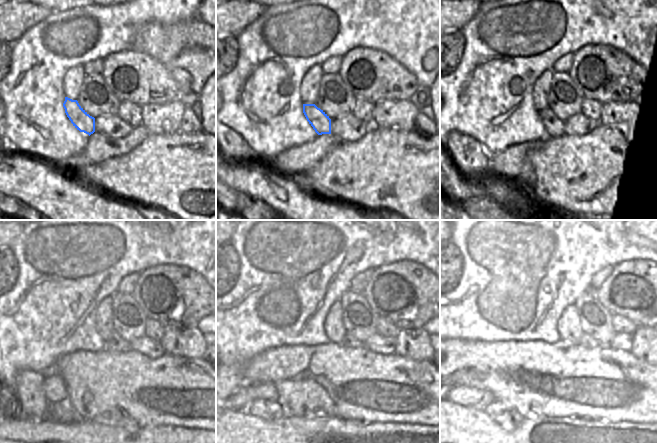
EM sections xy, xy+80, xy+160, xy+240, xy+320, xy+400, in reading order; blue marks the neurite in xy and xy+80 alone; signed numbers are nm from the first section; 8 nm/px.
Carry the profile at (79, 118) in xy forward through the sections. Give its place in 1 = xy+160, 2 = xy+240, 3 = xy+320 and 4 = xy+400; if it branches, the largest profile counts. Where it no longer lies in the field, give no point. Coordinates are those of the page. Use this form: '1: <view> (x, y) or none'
1: xy+160 (554, 126)
2: xy+240 (114, 344)
3: xy+320 (347, 341)
4: xy+400 (585, 339)

